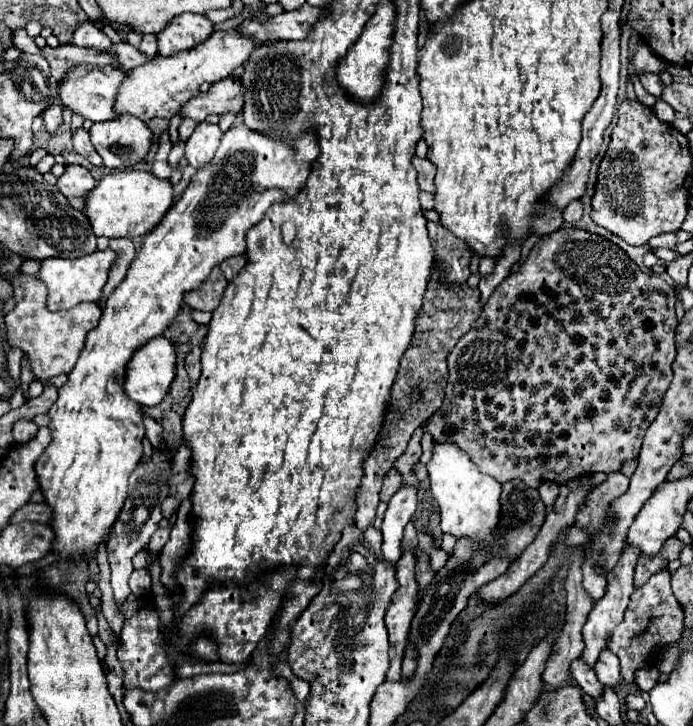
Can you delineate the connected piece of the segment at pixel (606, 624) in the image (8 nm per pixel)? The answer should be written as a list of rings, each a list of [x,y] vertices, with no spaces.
[[[624,547],[614,571],[608,573],[608,585],[606,585],[606,593],[604,597],[592,607],[590,615],[588,615],[588,621],[584,623],[584,629],[582,629],[582,637],[584,637],[584,651],[580,655],[580,659],[586,663],[586,665],[596,665],[598,661],[598,655],[608,649],[608,643],[610,643],[610,633],[612,629],[622,623],[624,619],[624,611],[628,607],[628,601],[630,601],[630,595],[634,591],[632,587],[632,581],[634,581],[634,567],[636,567],[636,561],[638,561],[640,553],[638,549],[632,549],[632,547]]]

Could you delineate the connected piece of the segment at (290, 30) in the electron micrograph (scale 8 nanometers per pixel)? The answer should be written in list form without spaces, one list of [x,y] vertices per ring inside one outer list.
[[[304,3],[294,11],[286,11],[272,17],[270,23],[258,23],[258,21],[246,19],[238,29],[244,31],[246,35],[252,35],[260,43],[266,43],[266,39],[270,37],[302,41],[310,35],[314,23],[322,19],[322,13],[324,13],[324,7],[312,7]]]

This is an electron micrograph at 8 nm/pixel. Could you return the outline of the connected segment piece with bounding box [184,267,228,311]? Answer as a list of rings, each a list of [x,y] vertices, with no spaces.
[[[214,267],[208,281],[200,289],[188,291],[184,295],[184,303],[196,311],[214,311],[224,297],[226,285],[228,285],[228,281],[226,281],[224,273],[220,271],[220,267]]]

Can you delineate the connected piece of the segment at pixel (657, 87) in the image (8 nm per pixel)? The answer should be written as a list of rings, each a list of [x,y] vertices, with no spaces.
[[[642,73],[642,75],[640,75],[640,83],[642,83],[642,87],[644,87],[650,95],[654,95],[656,99],[662,99],[662,89],[664,89],[664,85],[662,85],[662,81],[660,81],[658,75],[654,75],[654,73]]]

